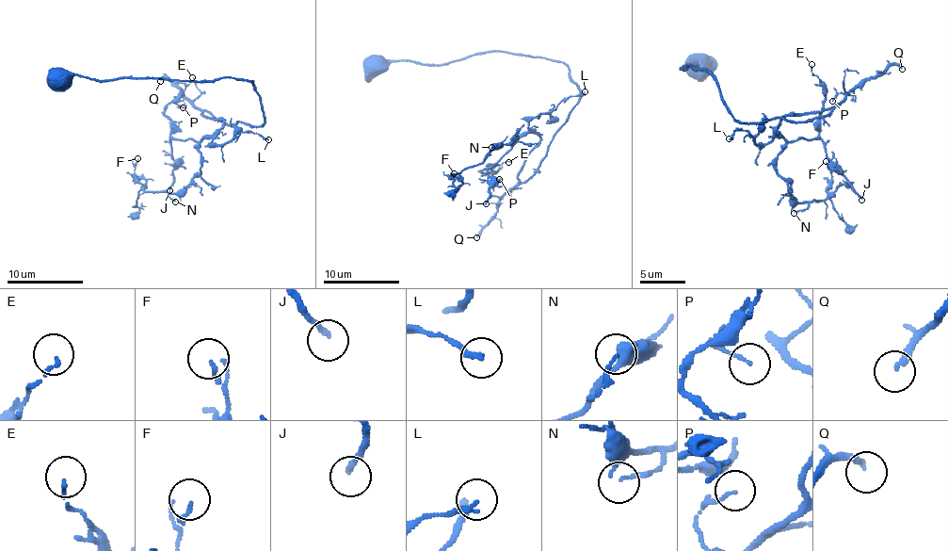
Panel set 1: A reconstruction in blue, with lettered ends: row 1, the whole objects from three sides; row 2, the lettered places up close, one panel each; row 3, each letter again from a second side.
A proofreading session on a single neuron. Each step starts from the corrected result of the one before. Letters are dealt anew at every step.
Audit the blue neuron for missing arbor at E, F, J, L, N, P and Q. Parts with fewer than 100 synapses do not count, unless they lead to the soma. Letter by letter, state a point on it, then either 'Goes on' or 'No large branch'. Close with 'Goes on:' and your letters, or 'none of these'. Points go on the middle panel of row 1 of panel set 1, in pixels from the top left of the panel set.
E: Place: (508, 162). No large branch
F: Place: (454, 173). No large branch
J: Place: (486, 203). No large branch
L: Place: (585, 91). No large branch
N: Place: (491, 147). No large branch
P: Place: (499, 179). No large branch
Q: Place: (476, 237). Goes on
Goes on: Q

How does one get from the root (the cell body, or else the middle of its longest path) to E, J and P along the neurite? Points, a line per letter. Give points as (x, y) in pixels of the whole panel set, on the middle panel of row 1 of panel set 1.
E: (557, 127), (525, 181), (518, 171), (537, 133), (523, 133), (480, 171), (493, 173), (508, 162)
J: (557, 127), (525, 181), (518, 171), (537, 133), (523, 133), (488, 170), (486, 203)
P: (557, 127), (540, 166), (525, 181), (516, 183), (501, 198), (497, 198), (488, 186), (499, 179)

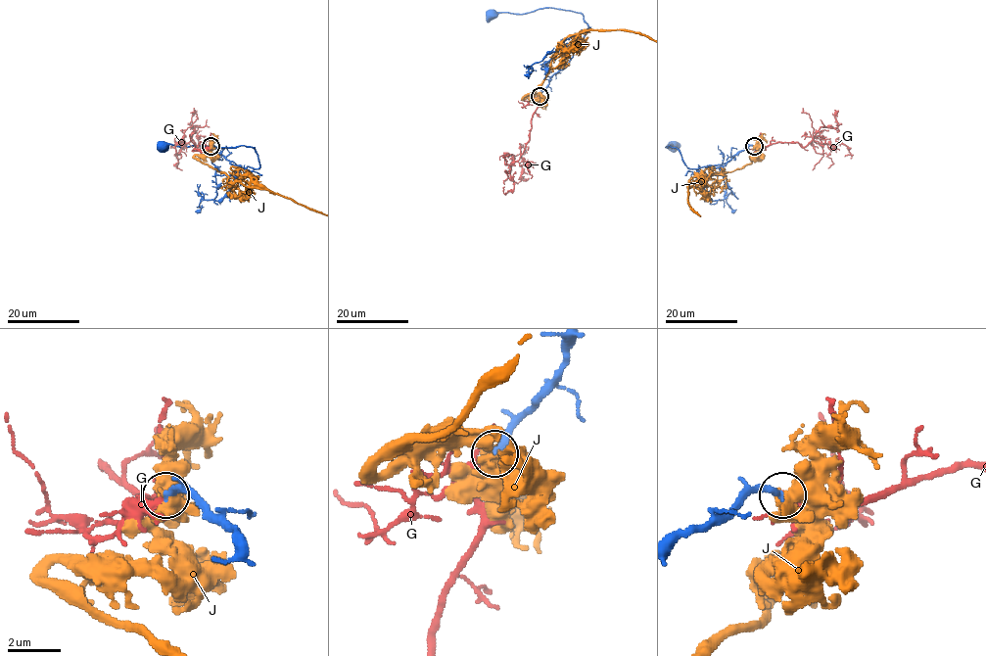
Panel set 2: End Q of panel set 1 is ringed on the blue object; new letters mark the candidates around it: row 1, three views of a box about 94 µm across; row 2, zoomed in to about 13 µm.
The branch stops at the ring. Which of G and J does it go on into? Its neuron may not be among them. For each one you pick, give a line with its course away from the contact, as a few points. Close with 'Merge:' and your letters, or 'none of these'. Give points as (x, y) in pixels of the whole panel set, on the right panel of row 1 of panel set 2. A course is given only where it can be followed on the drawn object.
G: course (753, 146), (778, 142), (806, 146), (814, 140), (836, 146), (844, 143), (851, 155), (845, 156)
Merge: G

